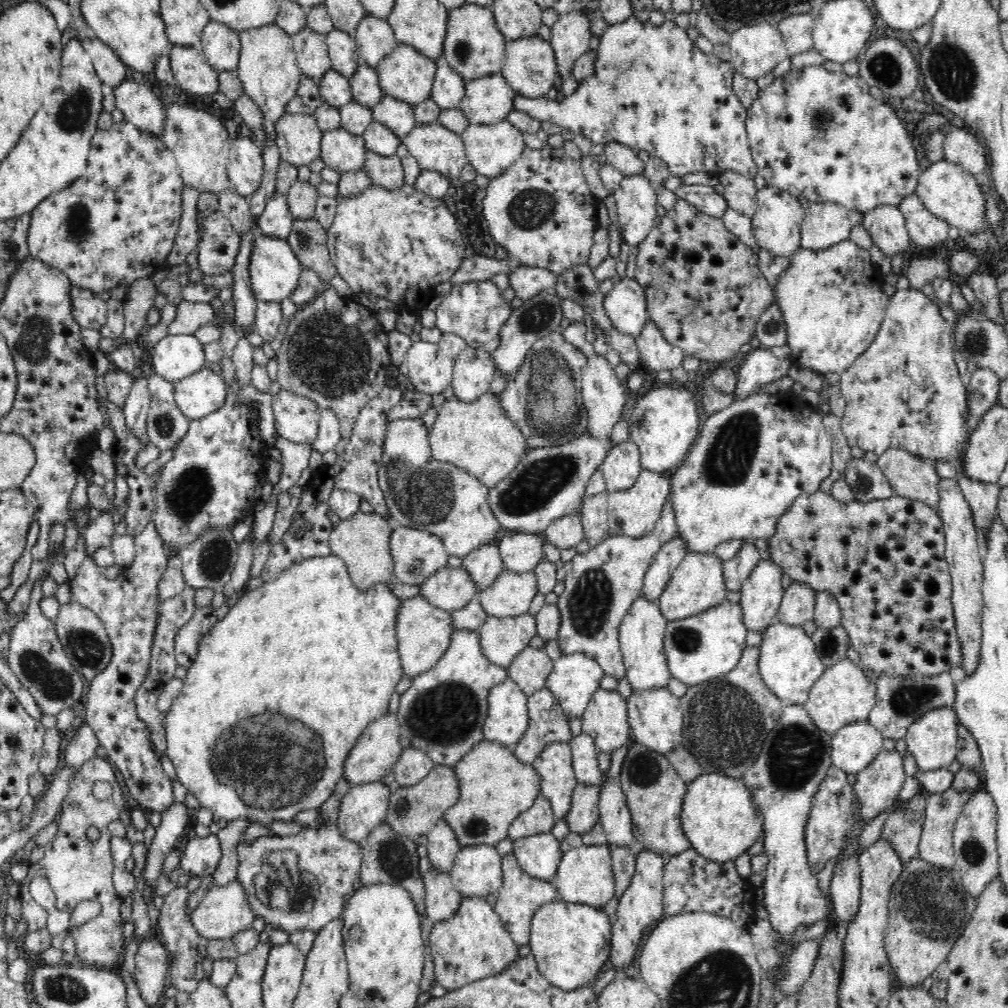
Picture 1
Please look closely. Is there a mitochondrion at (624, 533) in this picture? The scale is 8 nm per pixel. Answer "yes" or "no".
no

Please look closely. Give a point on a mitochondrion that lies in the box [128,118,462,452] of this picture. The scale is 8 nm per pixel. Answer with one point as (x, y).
(326, 354)

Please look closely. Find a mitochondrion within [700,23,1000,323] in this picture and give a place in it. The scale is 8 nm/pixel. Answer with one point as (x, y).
(952, 70)

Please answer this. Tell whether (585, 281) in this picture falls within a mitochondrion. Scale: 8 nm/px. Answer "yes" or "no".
no

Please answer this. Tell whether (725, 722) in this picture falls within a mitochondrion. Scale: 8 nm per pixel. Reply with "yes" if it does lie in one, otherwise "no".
yes

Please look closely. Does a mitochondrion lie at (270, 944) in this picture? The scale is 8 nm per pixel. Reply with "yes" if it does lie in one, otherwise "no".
no

